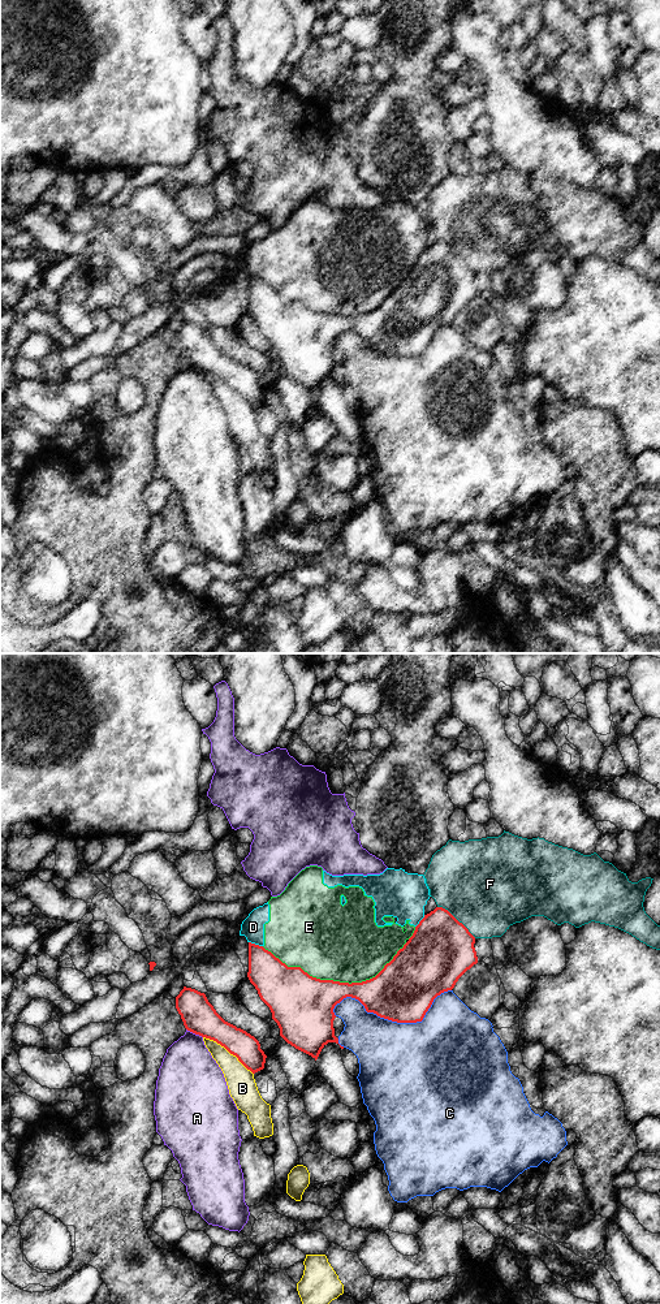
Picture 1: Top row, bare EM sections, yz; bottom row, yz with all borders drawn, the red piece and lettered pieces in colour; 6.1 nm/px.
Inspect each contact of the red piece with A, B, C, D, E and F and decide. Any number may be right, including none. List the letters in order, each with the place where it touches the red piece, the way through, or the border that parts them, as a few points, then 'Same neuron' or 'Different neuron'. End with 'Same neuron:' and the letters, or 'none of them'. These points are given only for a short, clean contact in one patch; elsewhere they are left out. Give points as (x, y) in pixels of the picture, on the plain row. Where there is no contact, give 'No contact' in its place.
A: Touches red at yz (194, 366). Different neuron
B: Touches red at yz (228, 384). Different neuron
C: Touches red at yz (393, 354). Different neuron
D: Touches red at yz (254, 277). Different neuron
E: Touches red at yz (335, 315). Different neuron
F: Touches red at yz (456, 253). Different neuron
Same neuron: none of them

